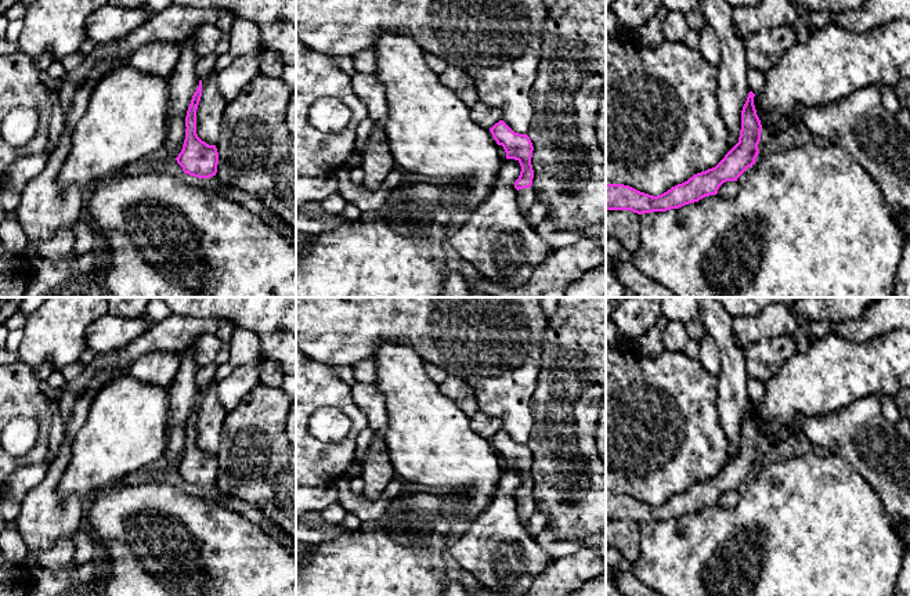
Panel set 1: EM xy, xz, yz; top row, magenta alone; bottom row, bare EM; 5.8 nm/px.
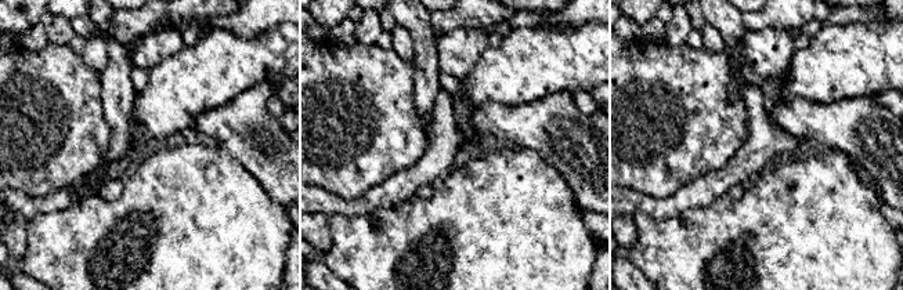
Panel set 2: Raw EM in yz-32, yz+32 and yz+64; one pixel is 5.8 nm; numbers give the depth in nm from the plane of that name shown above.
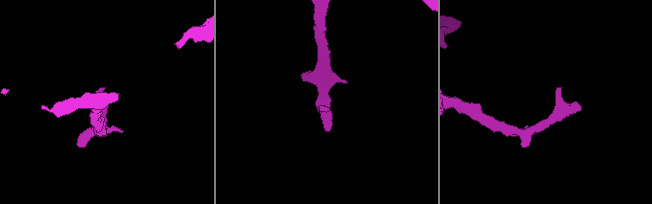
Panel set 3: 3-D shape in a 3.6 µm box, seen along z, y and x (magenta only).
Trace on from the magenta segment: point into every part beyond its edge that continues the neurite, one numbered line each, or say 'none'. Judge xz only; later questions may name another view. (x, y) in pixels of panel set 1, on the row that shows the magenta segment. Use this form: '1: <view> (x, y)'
1: xz (527, 197)

